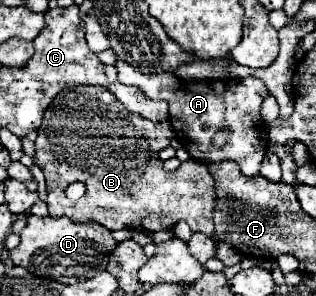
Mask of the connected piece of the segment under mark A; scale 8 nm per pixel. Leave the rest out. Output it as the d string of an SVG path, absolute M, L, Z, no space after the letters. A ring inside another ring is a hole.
M122 60L116 62L116 68L118 68L118 82L136 84L136 86L140 86L140 90L142 90L148 98L160 98L160 100L166 100L166 102L170 104L170 126L172 126L176 138L180 140L180 144L184 146L184 150L186 150L194 160L200 160L200 162L234 160L246 176L256 176L256 174L258 174L260 164L262 164L262 158L264 158L264 154L266 154L266 150L268 150L268 136L266 136L264 120L262 120L262 116L260 116L260 109L264 97L268 96L269 92L262 80L248 76L246 78L236 78L236 81L233 82L228 82L228 80L200 80L200 82L188 82L188 80L176 78L176 76L170 74L170 72L142 74L140 70L136 70L134 66L130 66L130 64L122 62ZM238 84L244 84L244 90L240 90ZM220 128L230 128L230 130L236 134L236 138L230 138L224 148L214 148L214 146L212 146L212 138L214 138L214 132L220 130Z

